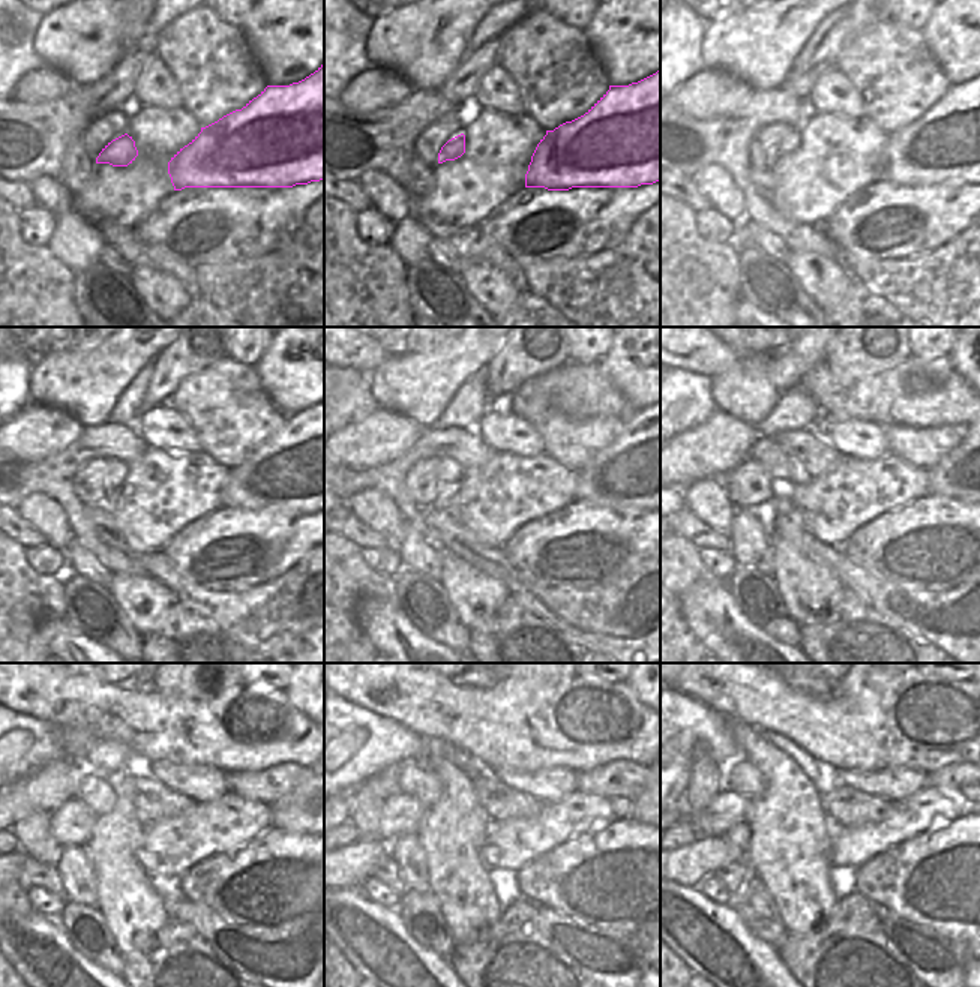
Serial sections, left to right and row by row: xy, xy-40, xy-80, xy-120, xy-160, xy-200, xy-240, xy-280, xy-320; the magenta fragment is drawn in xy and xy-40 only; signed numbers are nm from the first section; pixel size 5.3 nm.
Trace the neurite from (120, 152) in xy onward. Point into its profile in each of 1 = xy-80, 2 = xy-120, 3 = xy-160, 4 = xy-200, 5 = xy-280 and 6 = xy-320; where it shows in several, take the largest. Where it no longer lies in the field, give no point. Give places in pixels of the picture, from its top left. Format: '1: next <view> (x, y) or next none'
1: next xy-80 (794, 138)
2: next xy-120 (117, 471)
3: next xy-160 (450, 473)
4: next xy-200 (784, 470)
5: next xy-280 (429, 788)
6: next xy-320 (760, 785)

